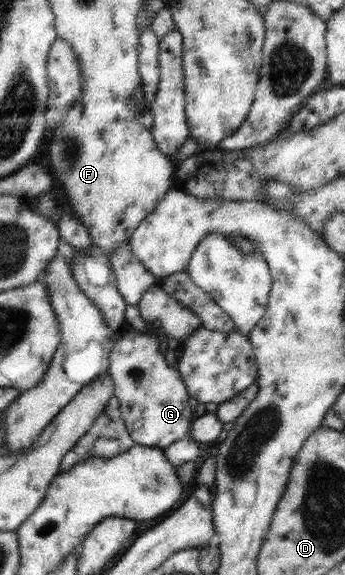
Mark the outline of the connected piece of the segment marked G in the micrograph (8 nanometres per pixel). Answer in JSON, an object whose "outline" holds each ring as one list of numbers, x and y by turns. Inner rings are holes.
{"outline":[[133,327,120,337,112,344,107,373,114,384,121,419,135,444,160,449,170,446,189,435,191,424,197,418,196,403,189,397,171,359,174,343,167,337,159,342,155,336]]}

